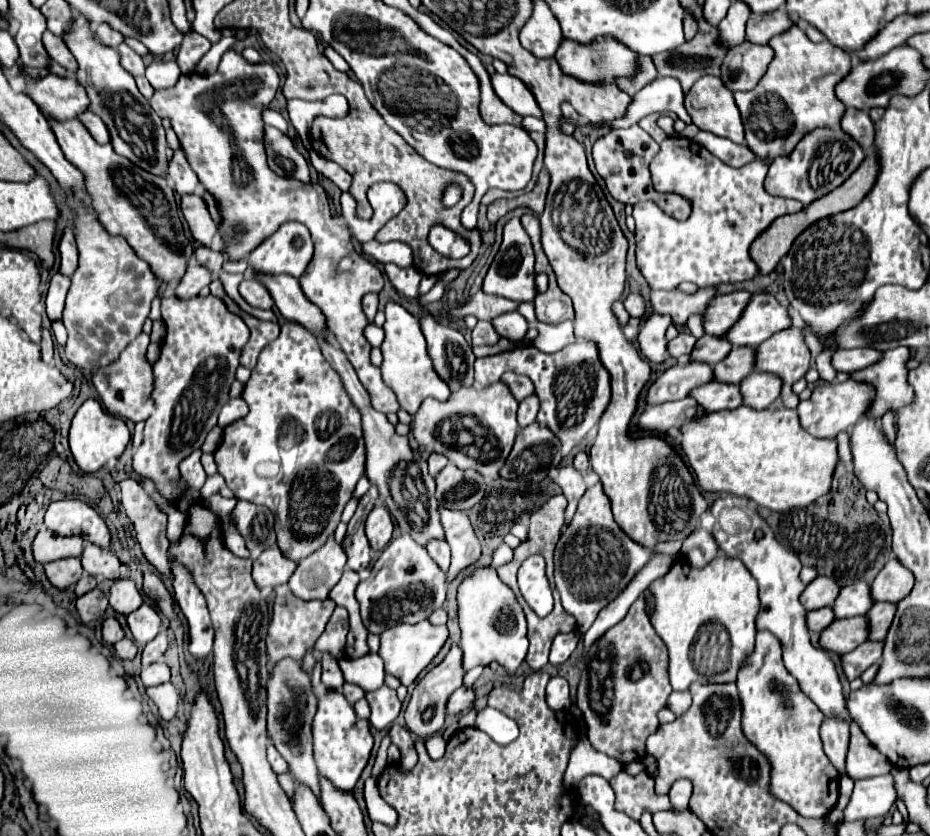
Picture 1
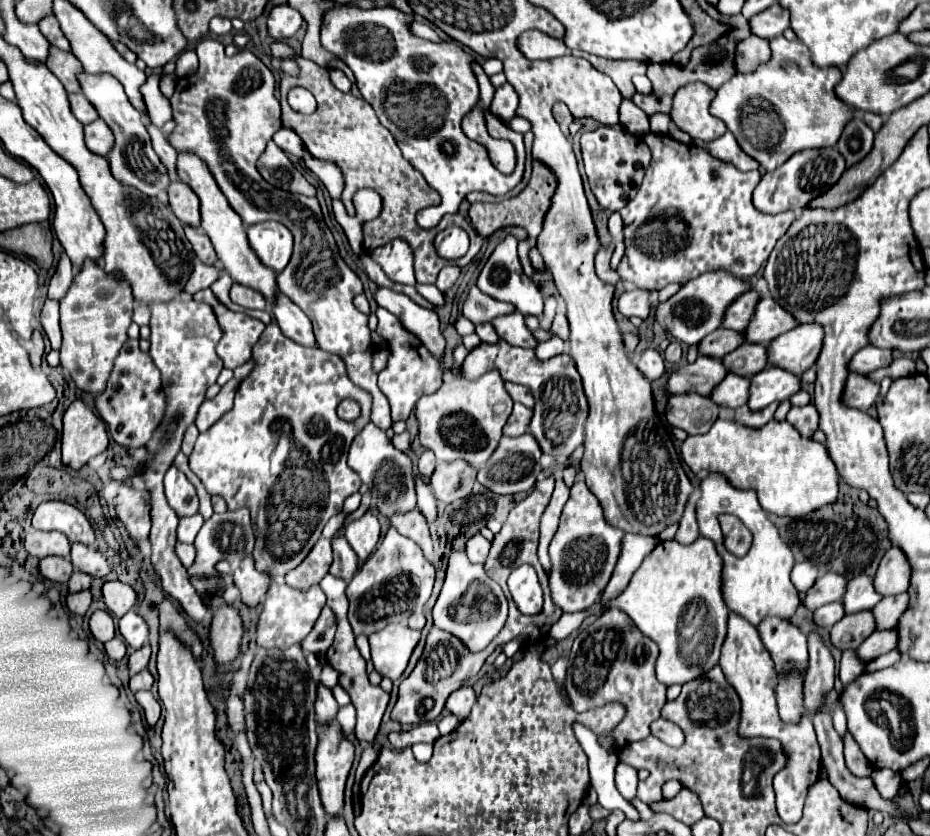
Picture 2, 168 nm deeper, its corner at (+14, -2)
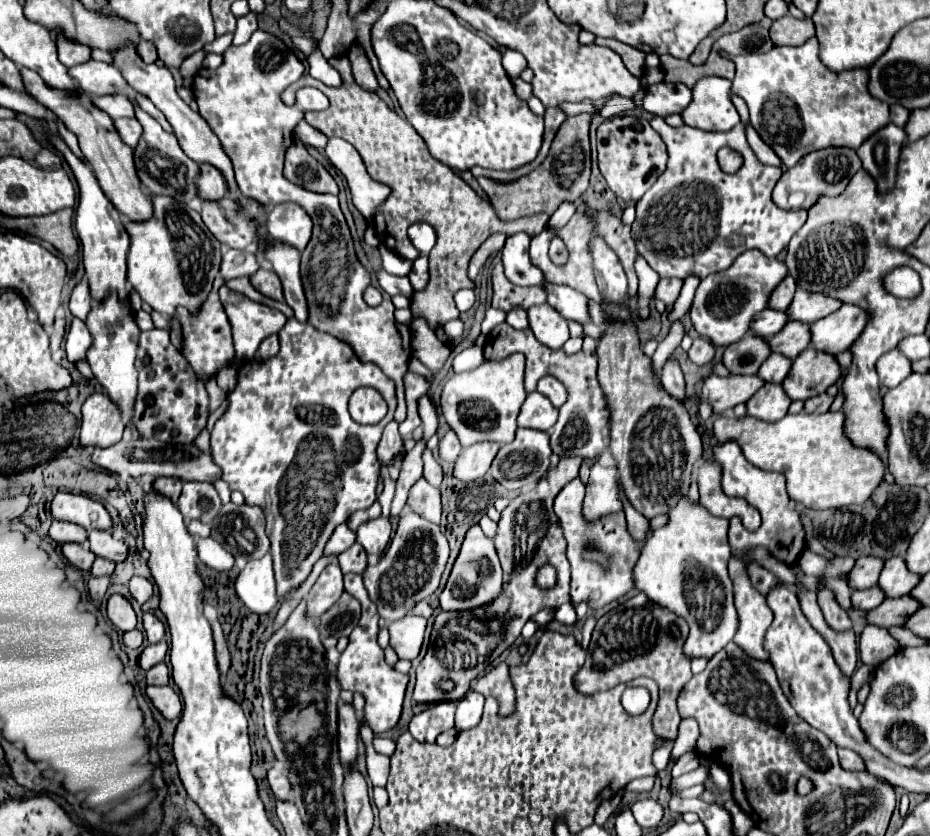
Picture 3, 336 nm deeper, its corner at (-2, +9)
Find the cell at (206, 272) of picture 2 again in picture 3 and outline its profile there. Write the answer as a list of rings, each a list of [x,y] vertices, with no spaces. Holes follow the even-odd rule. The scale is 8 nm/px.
[[[228,250],[222,254],[222,264],[220,264],[220,276],[224,280],[238,278],[238,276],[252,276],[258,270],[256,256],[248,250]]]

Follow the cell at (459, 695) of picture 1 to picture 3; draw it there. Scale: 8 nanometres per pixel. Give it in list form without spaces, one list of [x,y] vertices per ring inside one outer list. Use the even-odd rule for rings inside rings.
[[[500,664],[476,680],[474,690],[484,696],[494,696],[500,702],[500,714],[508,716],[514,710],[514,688],[508,678],[508,666]]]

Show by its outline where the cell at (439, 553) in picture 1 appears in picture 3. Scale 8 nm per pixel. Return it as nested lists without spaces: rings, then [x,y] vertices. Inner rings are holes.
[[[420,478],[408,494],[408,506],[422,518],[440,524],[442,516],[442,504],[440,504],[440,490],[432,488],[424,478]]]

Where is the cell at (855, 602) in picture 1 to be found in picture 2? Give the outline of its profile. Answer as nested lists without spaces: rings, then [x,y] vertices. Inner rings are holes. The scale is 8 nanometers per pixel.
[[[860,575],[848,583],[848,591],[842,601],[844,601],[846,613],[858,613],[864,609],[872,609],[880,599],[882,595],[874,589],[872,577]]]

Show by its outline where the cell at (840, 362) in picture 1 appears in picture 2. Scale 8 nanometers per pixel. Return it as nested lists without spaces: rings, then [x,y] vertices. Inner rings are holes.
[[[868,345],[852,357],[852,363],[848,367],[850,371],[856,371],[856,373],[872,373],[876,369],[888,367],[892,359],[894,359],[892,349],[880,349],[880,347]]]

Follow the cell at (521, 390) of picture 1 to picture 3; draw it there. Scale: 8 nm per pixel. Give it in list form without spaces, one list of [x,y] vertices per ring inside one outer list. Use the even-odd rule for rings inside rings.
[[[544,376],[544,378],[538,382],[536,390],[538,390],[540,394],[544,394],[556,408],[560,408],[560,404],[564,404],[566,388],[564,388],[556,378],[552,378],[552,376]]]

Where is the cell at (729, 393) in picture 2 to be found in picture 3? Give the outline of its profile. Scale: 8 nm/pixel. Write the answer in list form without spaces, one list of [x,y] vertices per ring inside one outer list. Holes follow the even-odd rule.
[[[770,354],[768,360],[764,360],[764,364],[758,370],[758,378],[762,378],[764,382],[772,382],[772,384],[780,384],[784,380],[784,376],[788,374],[792,360],[788,360],[786,356],[780,354]]]

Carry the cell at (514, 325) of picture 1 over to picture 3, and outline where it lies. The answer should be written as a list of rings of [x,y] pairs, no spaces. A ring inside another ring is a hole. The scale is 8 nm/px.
[[[550,304],[528,308],[528,322],[536,340],[546,344],[548,348],[558,350],[570,338],[566,320]]]

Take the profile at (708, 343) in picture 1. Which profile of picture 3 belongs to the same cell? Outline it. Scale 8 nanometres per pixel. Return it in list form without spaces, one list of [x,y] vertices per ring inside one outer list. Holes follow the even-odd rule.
[[[766,308],[764,312],[754,316],[754,320],[750,324],[750,332],[754,336],[768,338],[768,336],[774,336],[786,322],[788,322],[788,318],[784,316],[784,312],[772,312]]]

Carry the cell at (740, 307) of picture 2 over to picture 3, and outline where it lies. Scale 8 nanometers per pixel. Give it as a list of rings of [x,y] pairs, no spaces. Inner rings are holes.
[[[786,276],[770,294],[768,298],[768,308],[772,310],[784,310],[788,308],[788,304],[792,302],[792,296],[794,296],[794,290],[796,290],[796,282],[792,280],[792,276]]]

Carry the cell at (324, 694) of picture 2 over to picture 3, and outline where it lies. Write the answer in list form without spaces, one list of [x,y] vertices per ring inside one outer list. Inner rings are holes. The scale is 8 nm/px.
[[[340,702],[338,704],[338,748],[340,748],[340,758],[346,766],[354,764],[356,760],[358,728],[360,722],[356,718],[354,706],[348,702]]]

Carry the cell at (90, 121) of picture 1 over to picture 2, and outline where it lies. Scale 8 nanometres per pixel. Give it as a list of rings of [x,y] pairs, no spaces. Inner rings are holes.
[[[98,119],[84,127],[84,141],[92,153],[108,157],[108,151],[112,151],[112,143],[114,143],[112,129],[102,119]]]

